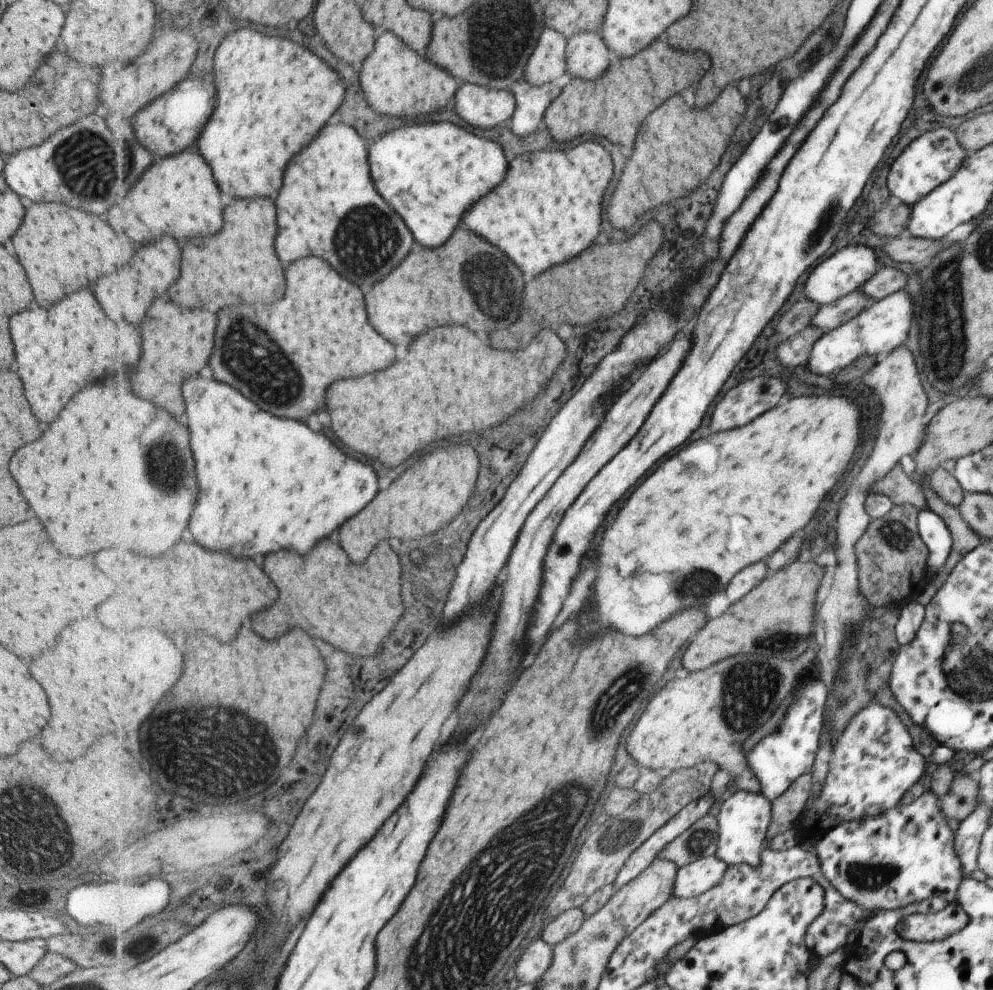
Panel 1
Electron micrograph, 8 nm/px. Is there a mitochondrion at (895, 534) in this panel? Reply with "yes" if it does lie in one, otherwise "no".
yes

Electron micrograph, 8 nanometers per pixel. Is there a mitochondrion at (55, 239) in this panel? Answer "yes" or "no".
no

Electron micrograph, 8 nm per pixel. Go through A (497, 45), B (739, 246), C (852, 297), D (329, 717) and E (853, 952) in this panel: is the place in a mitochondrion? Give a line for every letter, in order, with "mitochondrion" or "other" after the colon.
A: mitochondrion
B: other
C: other
D: other
E: other

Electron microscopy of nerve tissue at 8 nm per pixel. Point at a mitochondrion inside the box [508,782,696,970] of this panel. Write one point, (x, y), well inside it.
(617, 845)

